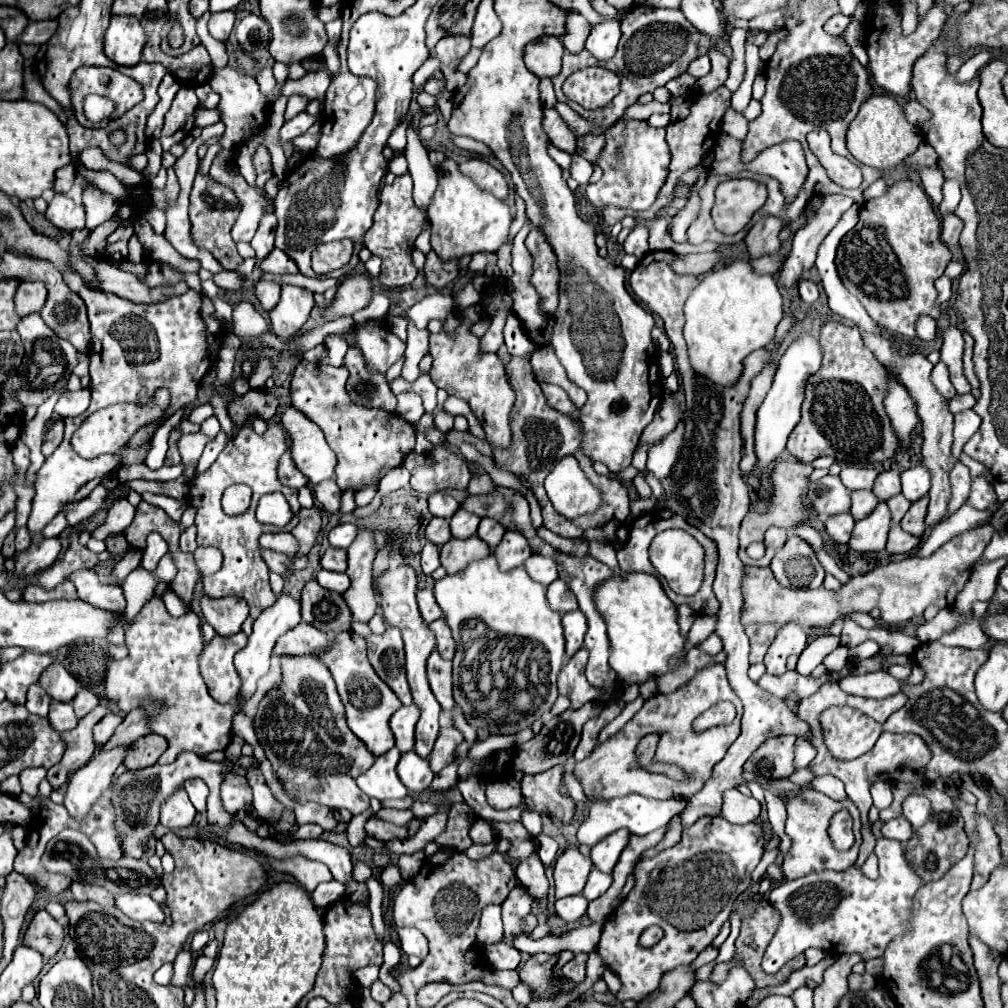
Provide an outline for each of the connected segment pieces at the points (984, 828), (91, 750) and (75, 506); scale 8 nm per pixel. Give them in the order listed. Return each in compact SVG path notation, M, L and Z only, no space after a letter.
M977 814L977 832L979 832L979 844L975 852L975 874L973 874L971 890L981 888L981 884L989 880L989 874L1003 862L997 832L993 830L993 824L979 814Z
M103 704L95 706L87 716L83 716L77 724L75 730L71 732L63 732L63 740L67 742L67 750L63 754L63 760L59 764L55 764L49 772L47 772L47 780L49 784L57 790L61 788L67 778L77 772L81 766L85 766L91 756L95 754L95 742L93 742L93 726L111 710Z
M99 484L83 502L65 504L65 506L63 506L63 512L67 514L69 524L79 524L81 520L91 518L91 516L105 504L107 494L109 494L109 488L105 488L103 484Z

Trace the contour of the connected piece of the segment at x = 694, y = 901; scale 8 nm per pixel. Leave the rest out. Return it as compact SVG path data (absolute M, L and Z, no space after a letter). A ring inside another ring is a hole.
M715 816L715 818L697 820L693 828L685 828L679 844L635 866L635 886L629 892L629 896L619 904L619 908L615 908L605 920L603 934L597 944L597 952L601 954L605 966L613 970L623 984L621 990L615 994L619 1002L625 1002L625 1000L641 1002L653 990L659 988L659 980L669 968L693 962L697 954L707 944L713 942L713 938L719 934L721 924L729 920L733 902L749 886L751 872L759 864L763 850L765 850L765 838L759 824L751 822L751 824L735 826L721 820L721 816ZM651 924L661 926L665 930L665 936L653 948L643 948L639 944L639 936Z

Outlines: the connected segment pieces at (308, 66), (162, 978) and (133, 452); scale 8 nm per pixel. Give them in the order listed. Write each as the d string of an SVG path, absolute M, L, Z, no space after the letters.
M309 56L309 58L301 60L301 62L303 62L301 66L303 66L307 72L319 72L319 70L325 70L325 68L327 68L321 56Z
M163 964L154 974L153 978L160 985L168 985L173 976L173 964Z
M155 400L155 406L153 406L153 408L139 408L139 406L135 406L135 404L115 404L115 406L103 408L103 410L99 410L99 412L91 414L91 416L81 424L81 428L79 428L79 430L73 434L73 438L71 438L71 446L73 446L73 450L75 450L81 458L95 458L95 456L101 456L101 454L113 454L113 456L121 456L121 464L123 464L123 466L143 464L145 458L147 458L147 454L149 454L149 450L151 450L151 440L153 440L153 436L151 436L149 440L145 440L139 448L137 448L137 446L131 446L131 438L133 438L133 434L135 434L139 428L143 428L143 426L151 424L151 422L157 423L156 418L159 418L161 414L165 414L165 410L169 408L169 404L171 404L171 400Z

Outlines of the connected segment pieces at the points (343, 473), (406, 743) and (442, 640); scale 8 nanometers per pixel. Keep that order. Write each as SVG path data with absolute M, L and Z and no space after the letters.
M299 360L291 380L291 402L293 408L319 424L327 444L337 454L337 486L341 490L359 490L363 484L373 482L379 468L397 468L403 462L403 458L413 450L415 426L397 414L353 404L345 388L347 374L345 366L333 368Z
M411 704L411 706L401 706L393 716L391 716L391 730L395 734L395 742L397 748L401 748L401 752L409 752L413 750L415 738L415 724L419 720L419 706Z
M445 618L435 620L433 624L429 624L429 628L435 632L437 650L441 652L441 656L445 660L453 660L453 656L455 656L455 640L453 640L453 636L449 632L449 626L445 624Z

